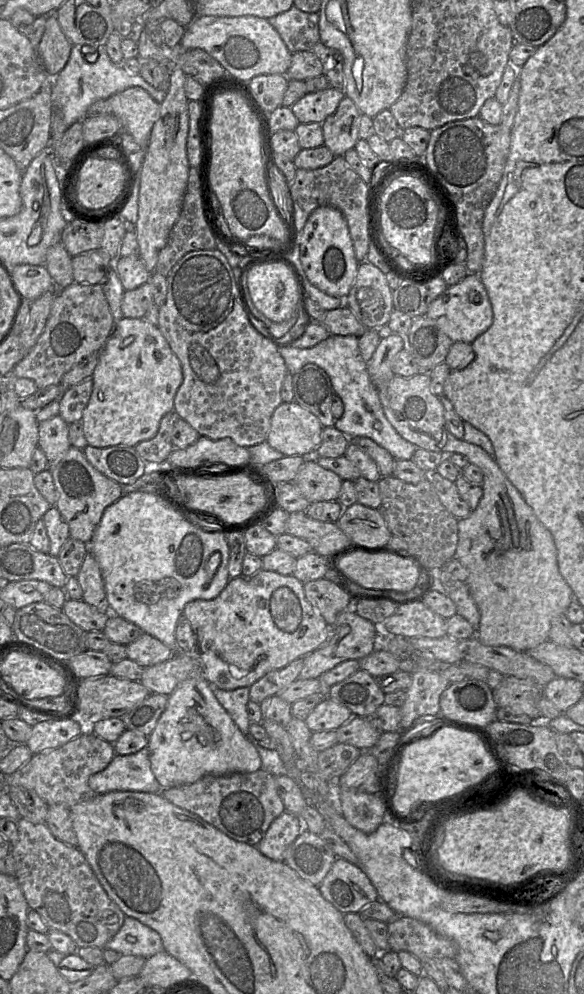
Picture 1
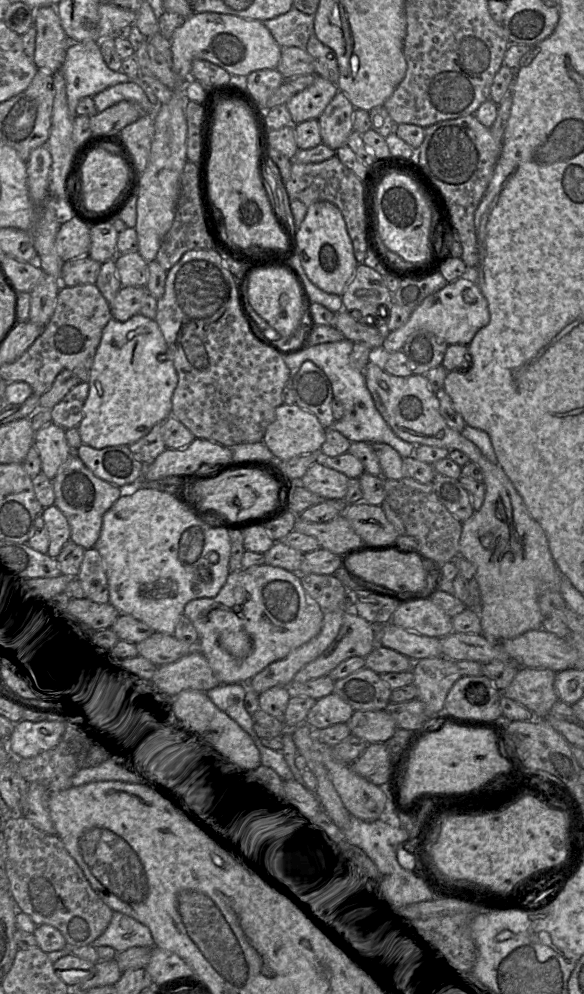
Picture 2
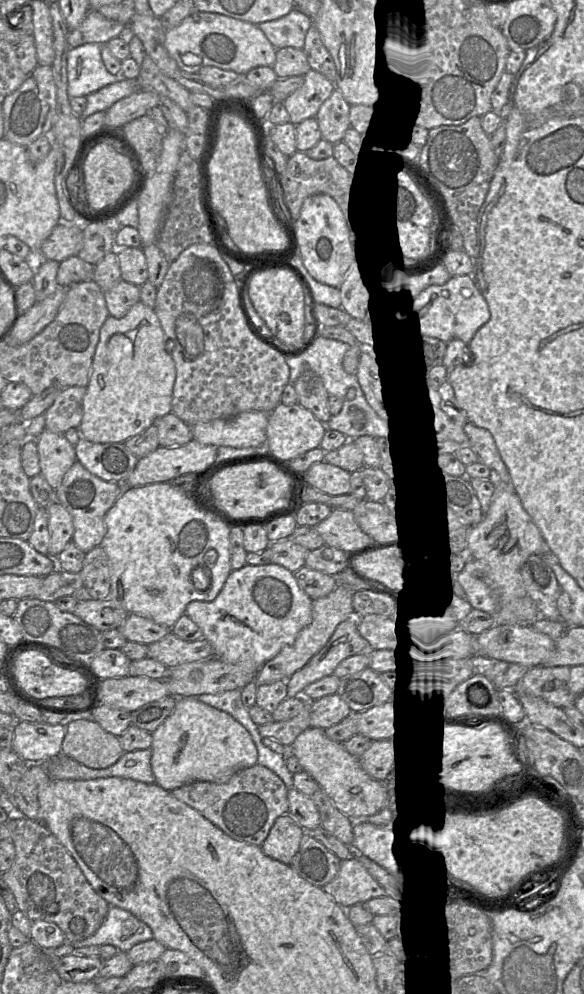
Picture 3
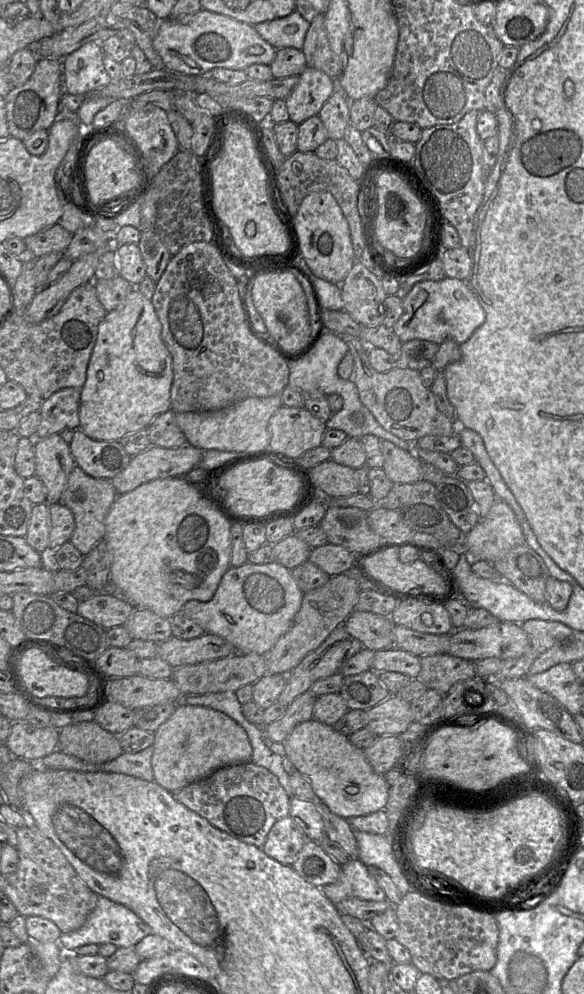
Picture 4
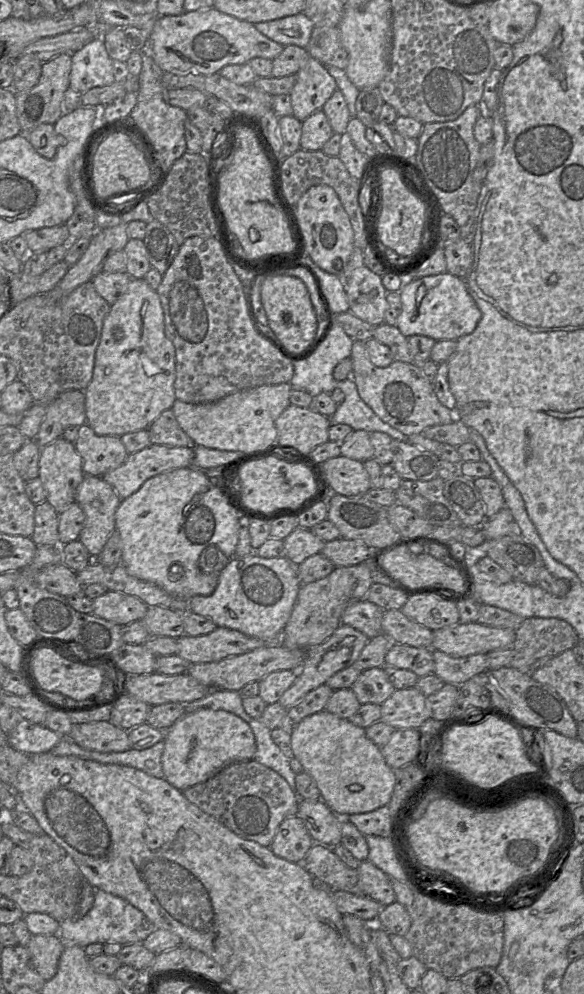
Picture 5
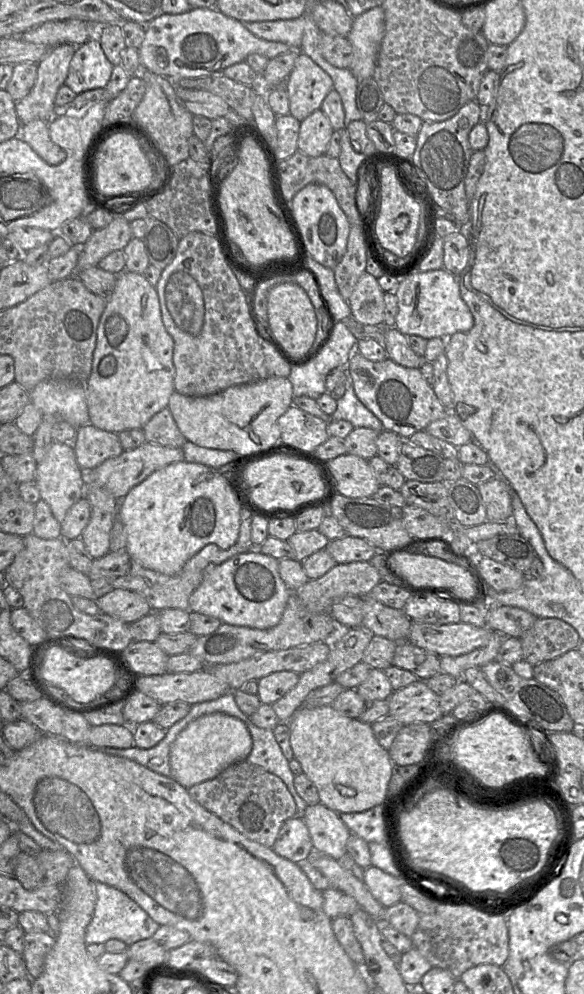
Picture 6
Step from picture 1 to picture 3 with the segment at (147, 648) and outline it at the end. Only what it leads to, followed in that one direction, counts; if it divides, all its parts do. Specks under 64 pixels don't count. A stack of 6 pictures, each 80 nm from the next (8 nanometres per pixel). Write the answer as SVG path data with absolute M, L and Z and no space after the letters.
M171 632L161 640L148 645L147 657L173 668L184 663L214 657L214 651L204 638L190 642L180 639Z

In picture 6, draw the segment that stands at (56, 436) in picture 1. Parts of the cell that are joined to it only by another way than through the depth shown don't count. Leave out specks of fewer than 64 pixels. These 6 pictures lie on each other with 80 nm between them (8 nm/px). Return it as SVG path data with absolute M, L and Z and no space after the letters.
M52 442L43 460L37 464L34 482L41 499L45 501L54 517L61 523L71 506L84 497L86 473L77 463L72 443Z

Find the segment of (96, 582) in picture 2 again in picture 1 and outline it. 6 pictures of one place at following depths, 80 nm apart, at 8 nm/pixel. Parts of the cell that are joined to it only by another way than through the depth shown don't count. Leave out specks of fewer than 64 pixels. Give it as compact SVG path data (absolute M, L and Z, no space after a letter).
M88 553L77 574L83 592L83 601L101 613L110 613L101 570L91 553Z

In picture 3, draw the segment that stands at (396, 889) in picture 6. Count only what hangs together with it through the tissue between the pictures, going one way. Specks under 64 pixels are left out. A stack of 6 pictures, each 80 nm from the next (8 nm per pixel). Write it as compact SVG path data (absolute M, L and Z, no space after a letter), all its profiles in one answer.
M357 854L341 862L338 875L323 890L344 909L384 898L381 887L365 869Z

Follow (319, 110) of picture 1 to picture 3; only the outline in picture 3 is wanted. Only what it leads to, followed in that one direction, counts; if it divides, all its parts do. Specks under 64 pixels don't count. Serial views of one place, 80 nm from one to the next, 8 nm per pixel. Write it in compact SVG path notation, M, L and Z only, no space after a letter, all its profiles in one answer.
M310 70L304 75L304 83L284 101L290 122L294 125L316 117L322 104L336 89L335 83L328 80L321 73Z

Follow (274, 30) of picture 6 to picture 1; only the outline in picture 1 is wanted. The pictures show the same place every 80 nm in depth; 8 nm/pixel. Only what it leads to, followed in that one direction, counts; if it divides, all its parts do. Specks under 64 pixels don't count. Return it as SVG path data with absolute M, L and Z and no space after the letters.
M292 6L288 11L267 20L280 34L291 53L312 51L320 41L318 12L306 13Z

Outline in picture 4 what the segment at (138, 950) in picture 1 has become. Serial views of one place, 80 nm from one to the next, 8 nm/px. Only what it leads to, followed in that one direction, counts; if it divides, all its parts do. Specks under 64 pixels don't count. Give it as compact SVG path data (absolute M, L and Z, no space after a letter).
M99 896L96 907L89 914L84 925L78 930L62 933L58 943L66 953L71 953L76 948L88 944L113 944L118 948L134 947L151 934L153 934L152 928L131 909L104 896Z

